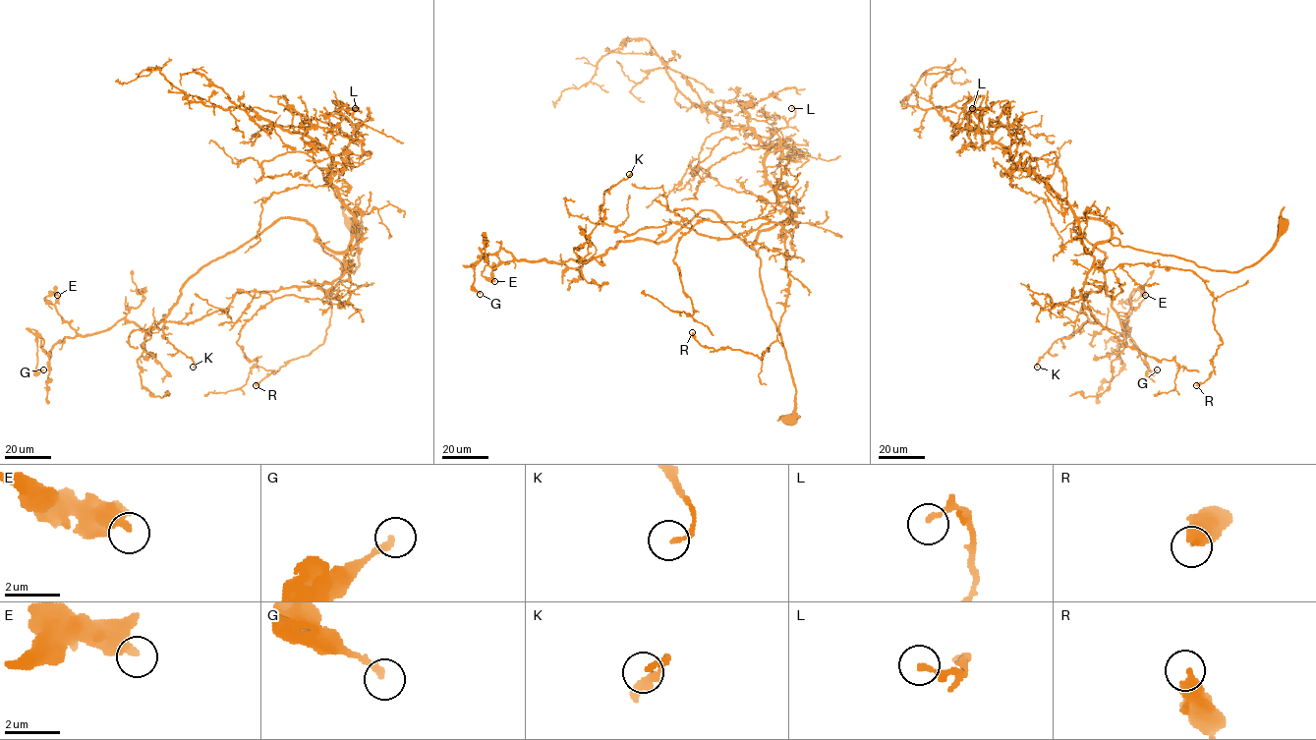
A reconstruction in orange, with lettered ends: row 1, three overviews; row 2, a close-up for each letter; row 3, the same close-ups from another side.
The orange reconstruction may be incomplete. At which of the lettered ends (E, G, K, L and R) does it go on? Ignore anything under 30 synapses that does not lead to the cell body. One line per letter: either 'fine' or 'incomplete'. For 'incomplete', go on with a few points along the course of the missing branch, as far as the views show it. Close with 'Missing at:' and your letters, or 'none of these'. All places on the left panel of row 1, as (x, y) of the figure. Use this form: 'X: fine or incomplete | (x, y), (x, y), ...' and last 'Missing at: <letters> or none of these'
E: fine
G: fine
K: fine
L: fine
R: fine
Missing at: none of these

